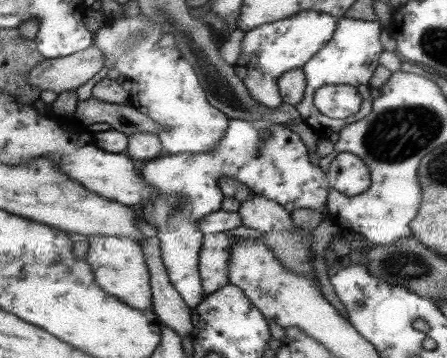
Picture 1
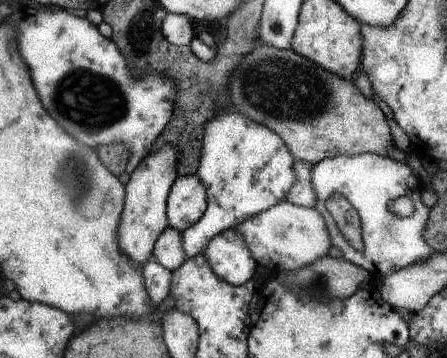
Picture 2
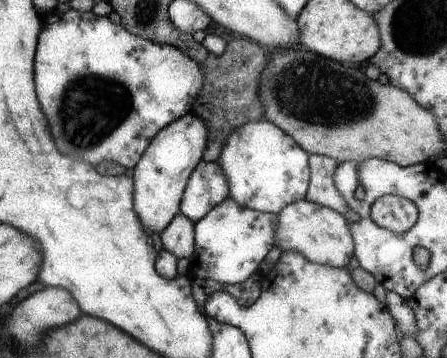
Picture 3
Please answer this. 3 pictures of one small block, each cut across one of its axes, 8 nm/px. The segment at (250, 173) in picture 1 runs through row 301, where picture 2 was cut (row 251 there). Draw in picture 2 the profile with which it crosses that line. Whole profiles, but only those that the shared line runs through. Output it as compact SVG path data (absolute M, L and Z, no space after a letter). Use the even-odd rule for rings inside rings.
M221 102L213 110L211 120L203 124L199 168L195 172L205 188L207 208L193 226L181 232L181 246L187 260L201 254L213 236L221 234L223 230L231 230L245 218L281 202L287 196L289 186L295 184L295 158L279 134L243 114L235 114L231 108L221 108Z

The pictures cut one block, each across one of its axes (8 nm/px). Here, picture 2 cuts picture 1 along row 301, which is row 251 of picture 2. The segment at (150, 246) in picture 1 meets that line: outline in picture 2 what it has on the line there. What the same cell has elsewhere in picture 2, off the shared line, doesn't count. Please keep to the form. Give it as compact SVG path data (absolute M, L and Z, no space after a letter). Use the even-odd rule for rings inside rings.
M165 228L153 244L151 258L169 272L175 272L187 258L181 244L181 232L175 228Z

